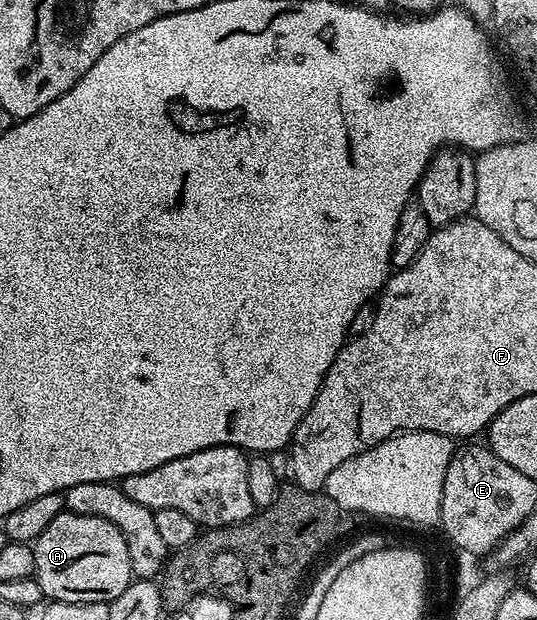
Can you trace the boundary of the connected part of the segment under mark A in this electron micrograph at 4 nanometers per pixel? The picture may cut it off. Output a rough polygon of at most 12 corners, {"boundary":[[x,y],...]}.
{"boundary":[[62,512],[31,543],[55,602],[113,602],[135,575],[123,532]]}

